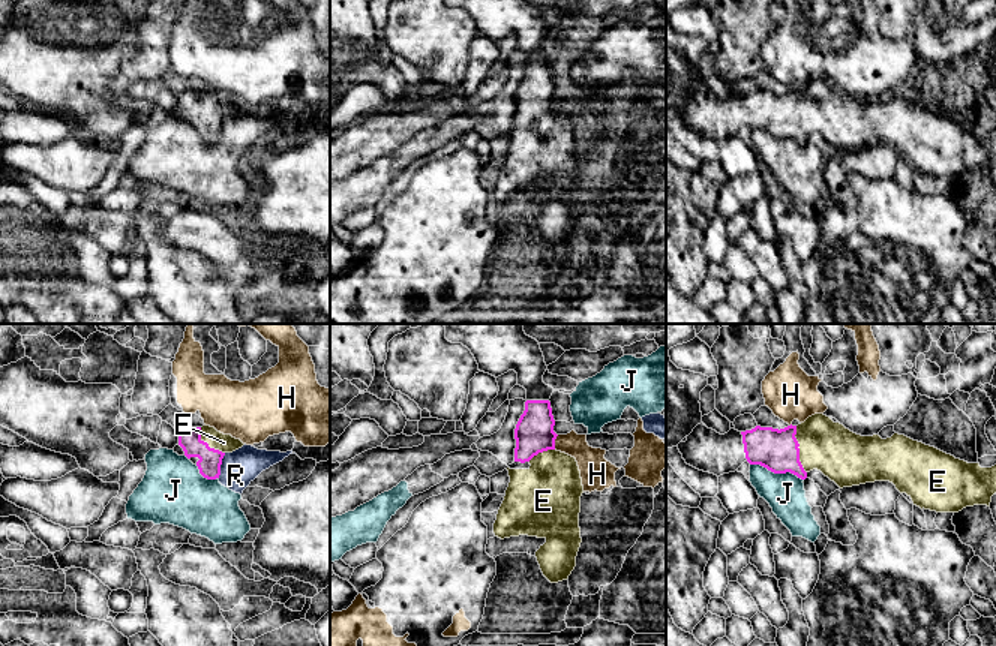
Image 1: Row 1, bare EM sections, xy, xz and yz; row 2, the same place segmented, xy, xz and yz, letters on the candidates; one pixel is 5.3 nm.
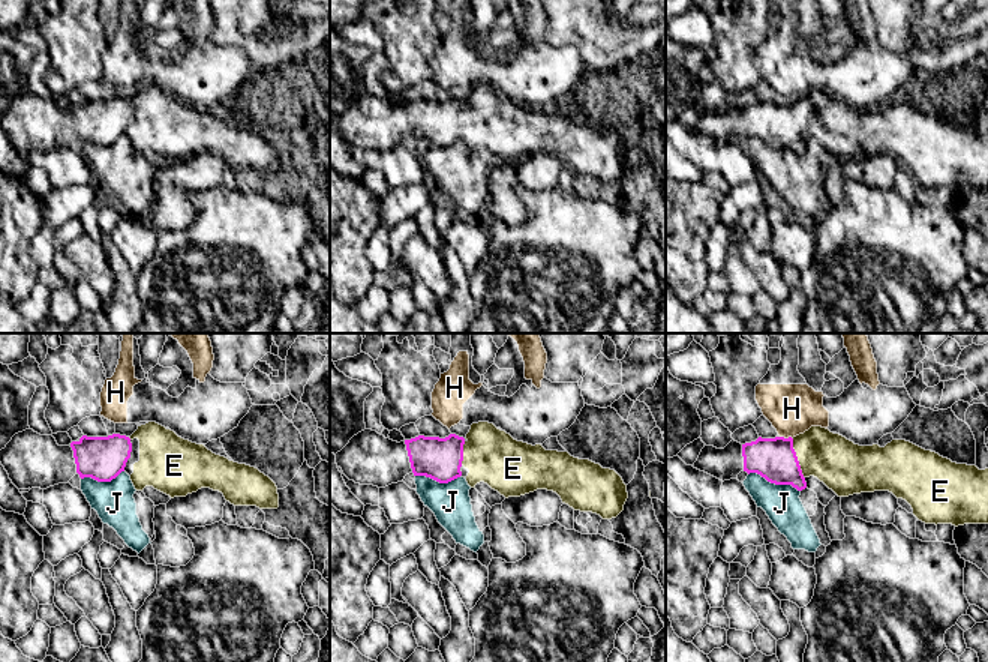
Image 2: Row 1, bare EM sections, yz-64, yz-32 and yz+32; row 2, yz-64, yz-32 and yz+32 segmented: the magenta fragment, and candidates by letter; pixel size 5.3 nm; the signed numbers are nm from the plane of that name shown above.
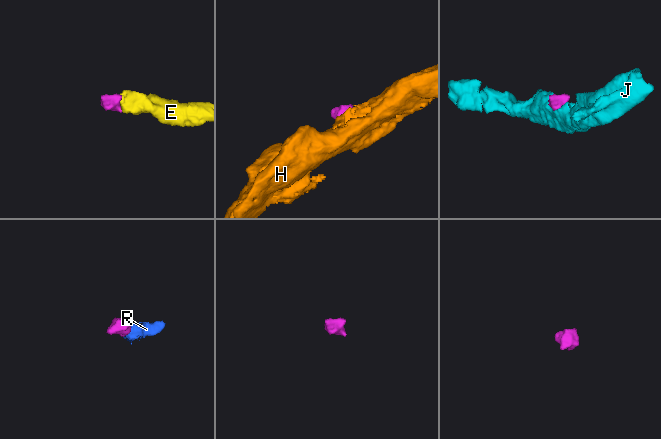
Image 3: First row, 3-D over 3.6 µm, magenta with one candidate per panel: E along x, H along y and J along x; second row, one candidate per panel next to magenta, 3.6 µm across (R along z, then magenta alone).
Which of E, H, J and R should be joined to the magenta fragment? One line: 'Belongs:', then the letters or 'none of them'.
Belongs: E

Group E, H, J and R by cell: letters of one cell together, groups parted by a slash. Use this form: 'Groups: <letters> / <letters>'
Groups: E / H / J R

